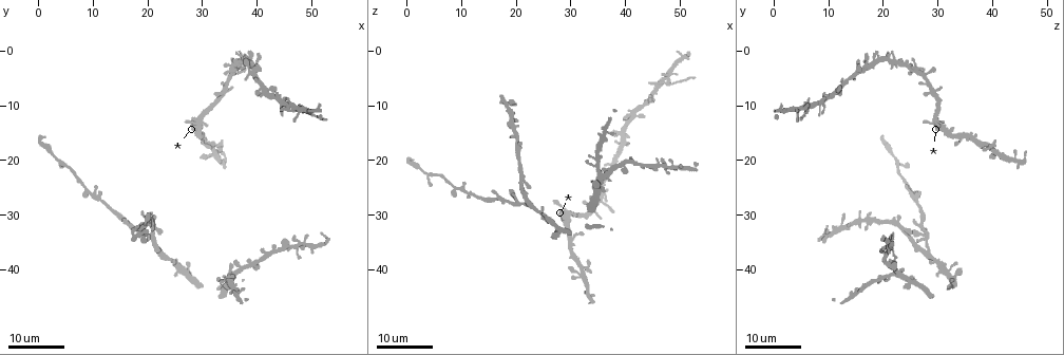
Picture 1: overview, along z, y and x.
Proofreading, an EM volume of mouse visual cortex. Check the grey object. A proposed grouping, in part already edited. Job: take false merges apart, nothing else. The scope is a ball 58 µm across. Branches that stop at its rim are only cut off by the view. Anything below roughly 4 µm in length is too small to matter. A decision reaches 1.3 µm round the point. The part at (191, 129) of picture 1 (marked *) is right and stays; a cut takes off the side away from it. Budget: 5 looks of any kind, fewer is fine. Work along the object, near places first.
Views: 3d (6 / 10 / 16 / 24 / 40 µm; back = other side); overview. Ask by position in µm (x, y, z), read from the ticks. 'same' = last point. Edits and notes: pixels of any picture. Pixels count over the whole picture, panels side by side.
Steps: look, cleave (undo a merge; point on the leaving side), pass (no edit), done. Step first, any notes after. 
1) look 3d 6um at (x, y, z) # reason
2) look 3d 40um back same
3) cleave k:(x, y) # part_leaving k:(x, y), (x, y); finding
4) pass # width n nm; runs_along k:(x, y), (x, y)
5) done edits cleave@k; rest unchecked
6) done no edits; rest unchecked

look 3d 24um at (30.5, 15.5, 34.5) # four arms meet

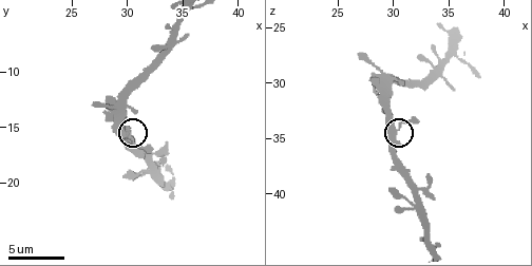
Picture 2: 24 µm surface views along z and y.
look 3d 10um at (30.0, 15.8, 34.6)

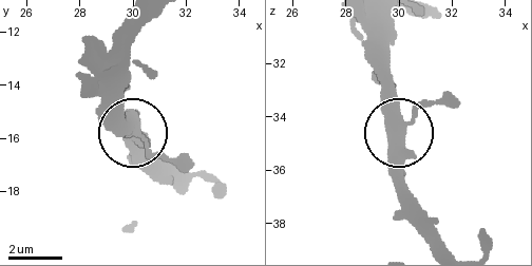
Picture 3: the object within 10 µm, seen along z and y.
pass # width 360 nm; one cell here

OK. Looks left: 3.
look 3d 24um at (17.5, 34.0, 9.5) # thin arm on a thick one

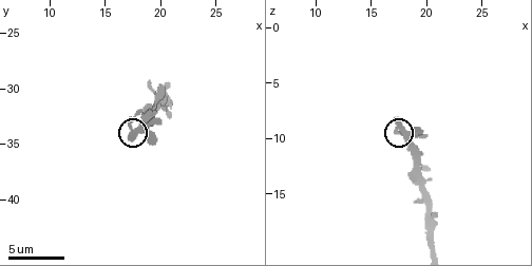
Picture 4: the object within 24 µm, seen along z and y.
look 3d 10um at (17.8, 33.8, 9.0)

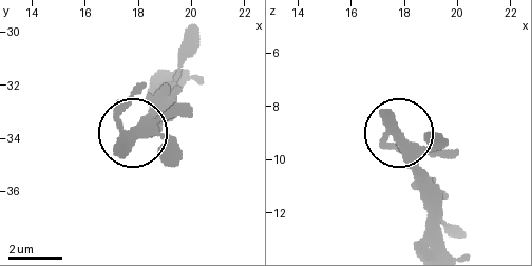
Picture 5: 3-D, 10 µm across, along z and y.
pass # all the same cell

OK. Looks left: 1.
look 3d 6um at (31.6, 19.0, 41.2) # looks like a crossing

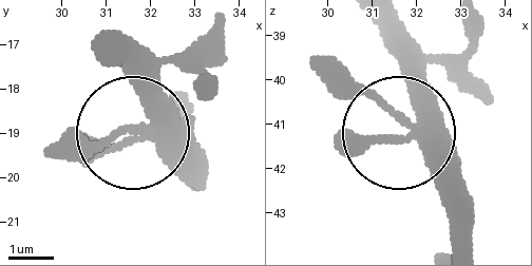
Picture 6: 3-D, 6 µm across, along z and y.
pass # runs_along 6:(380, 25), (411, 94), (403, 116), (323, 63); continuous, no second cell

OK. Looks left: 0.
done no edits; rest unchecked

